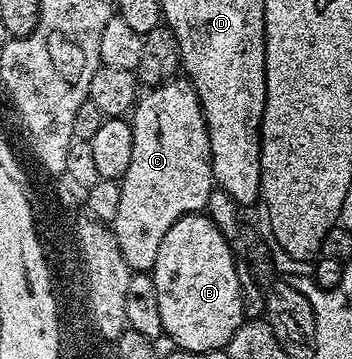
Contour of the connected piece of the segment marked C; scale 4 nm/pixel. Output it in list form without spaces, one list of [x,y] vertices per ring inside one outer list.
[[[187,80],[164,81],[142,93],[131,111],[131,164],[120,179],[119,210],[111,229],[130,271],[152,271],[163,236],[183,216],[204,211],[215,189],[209,133],[201,105]]]

